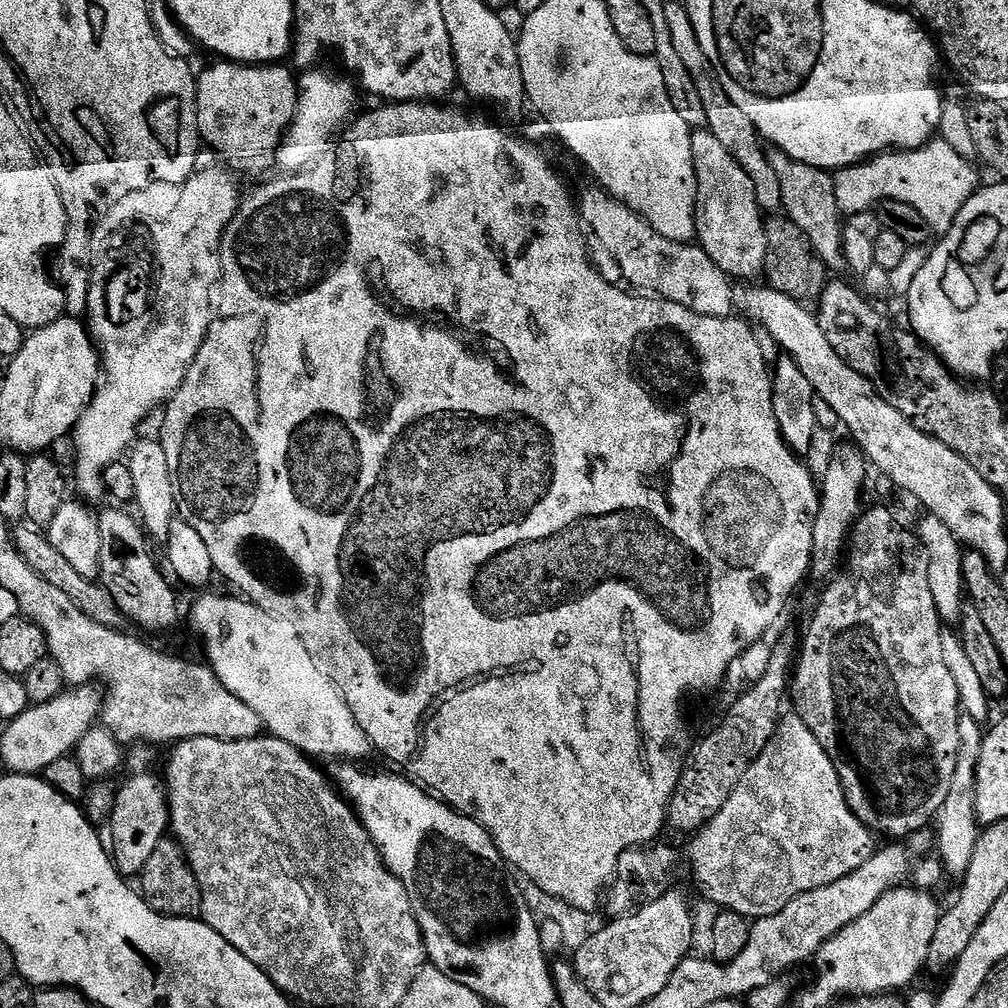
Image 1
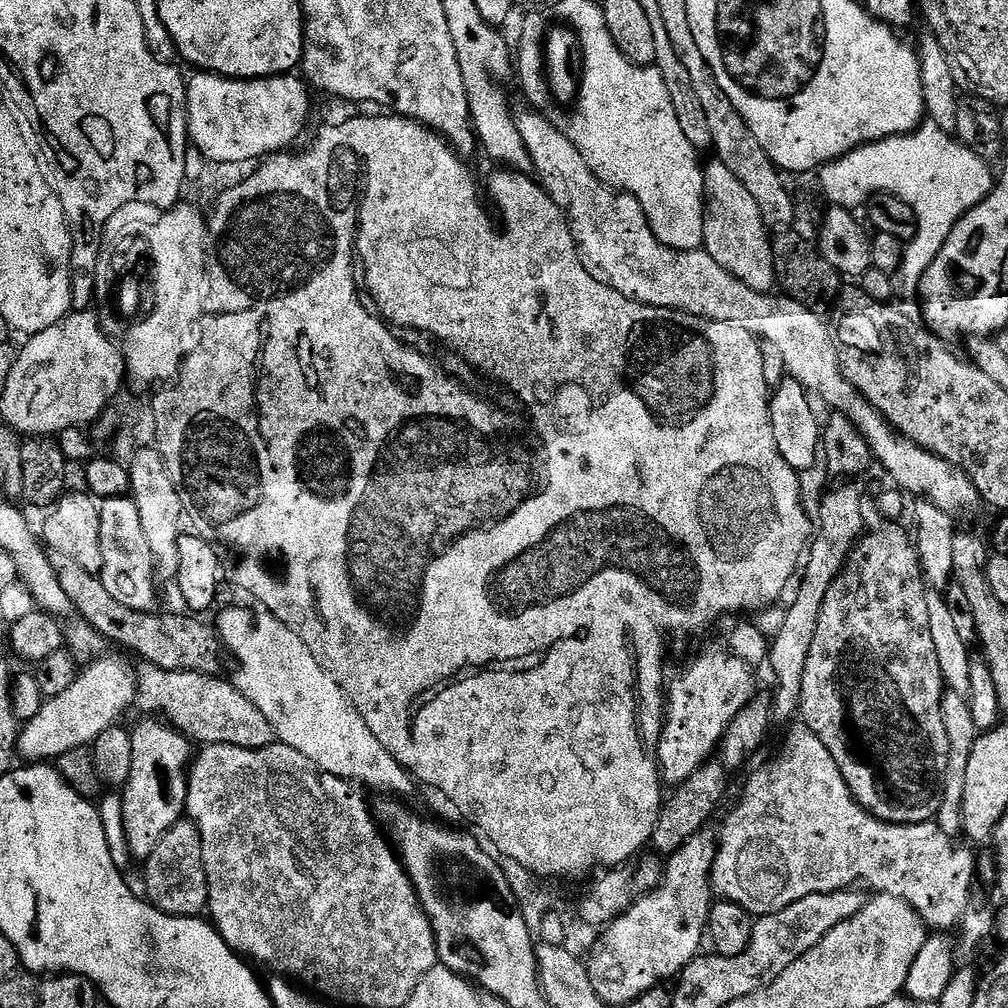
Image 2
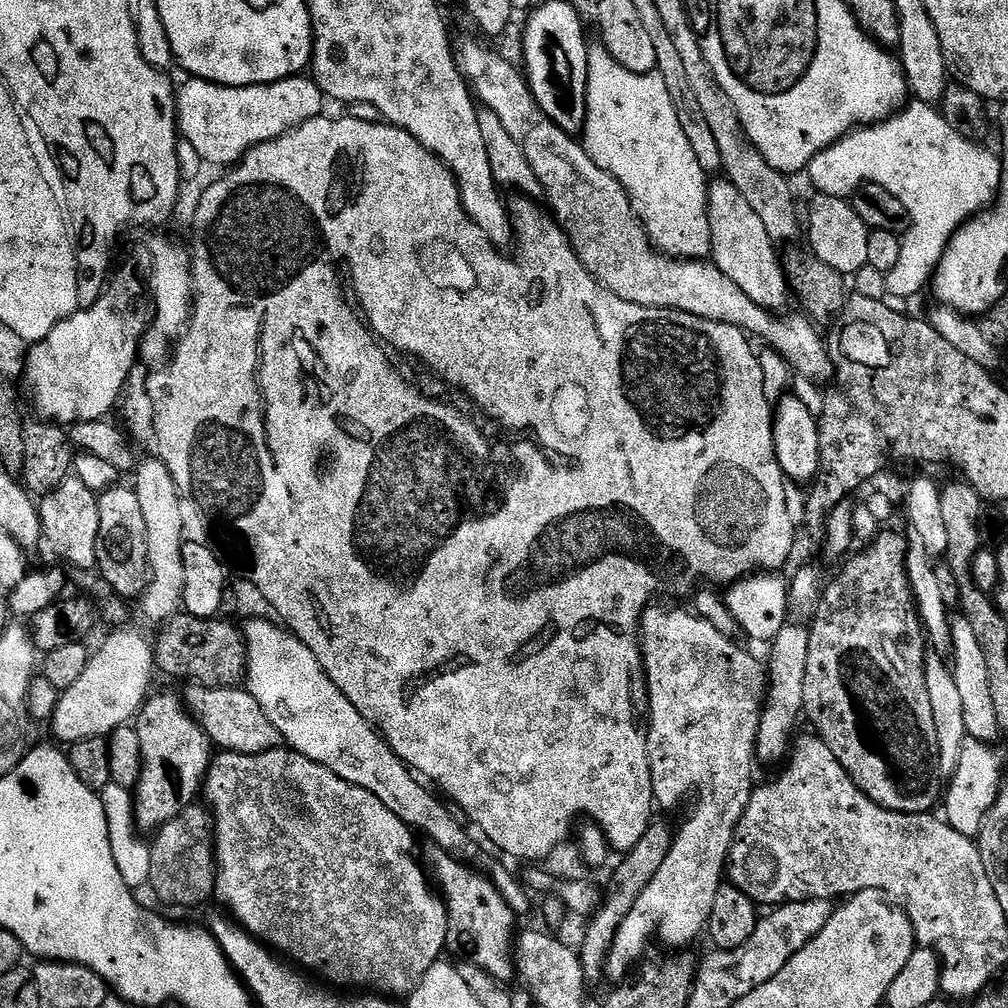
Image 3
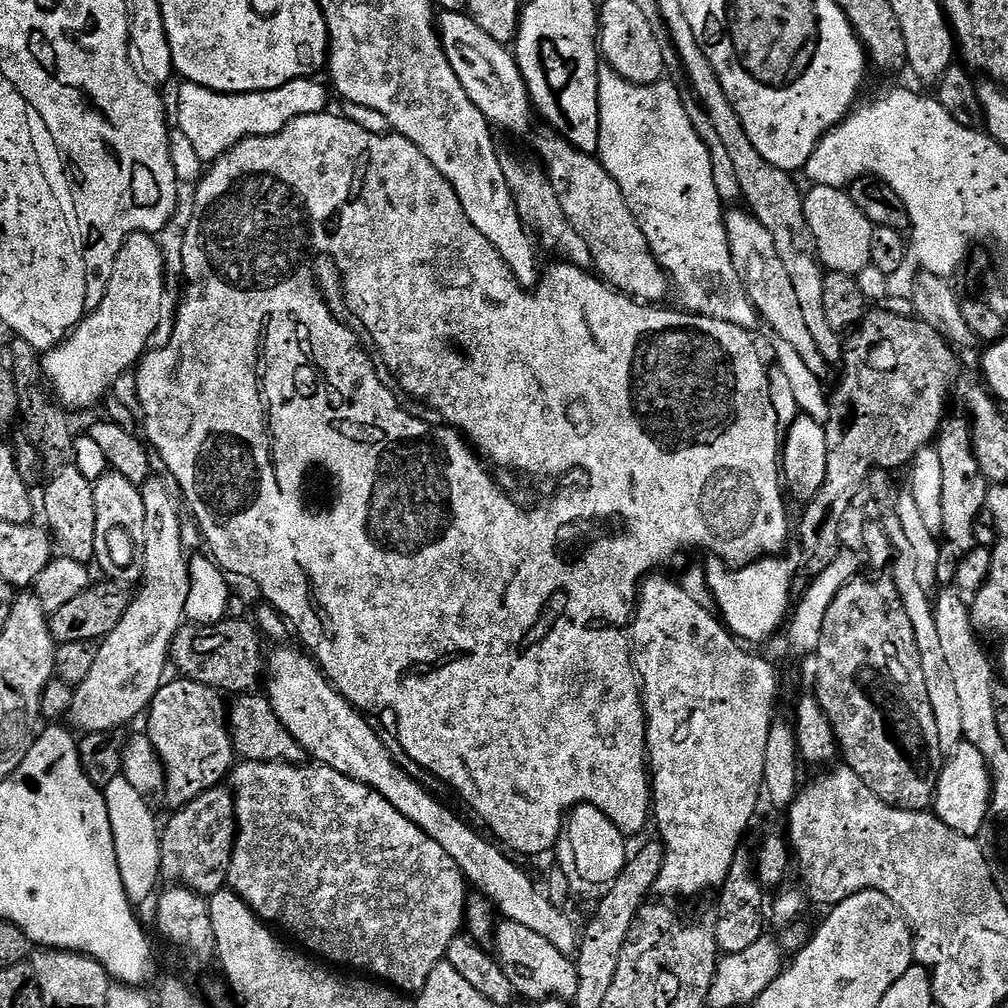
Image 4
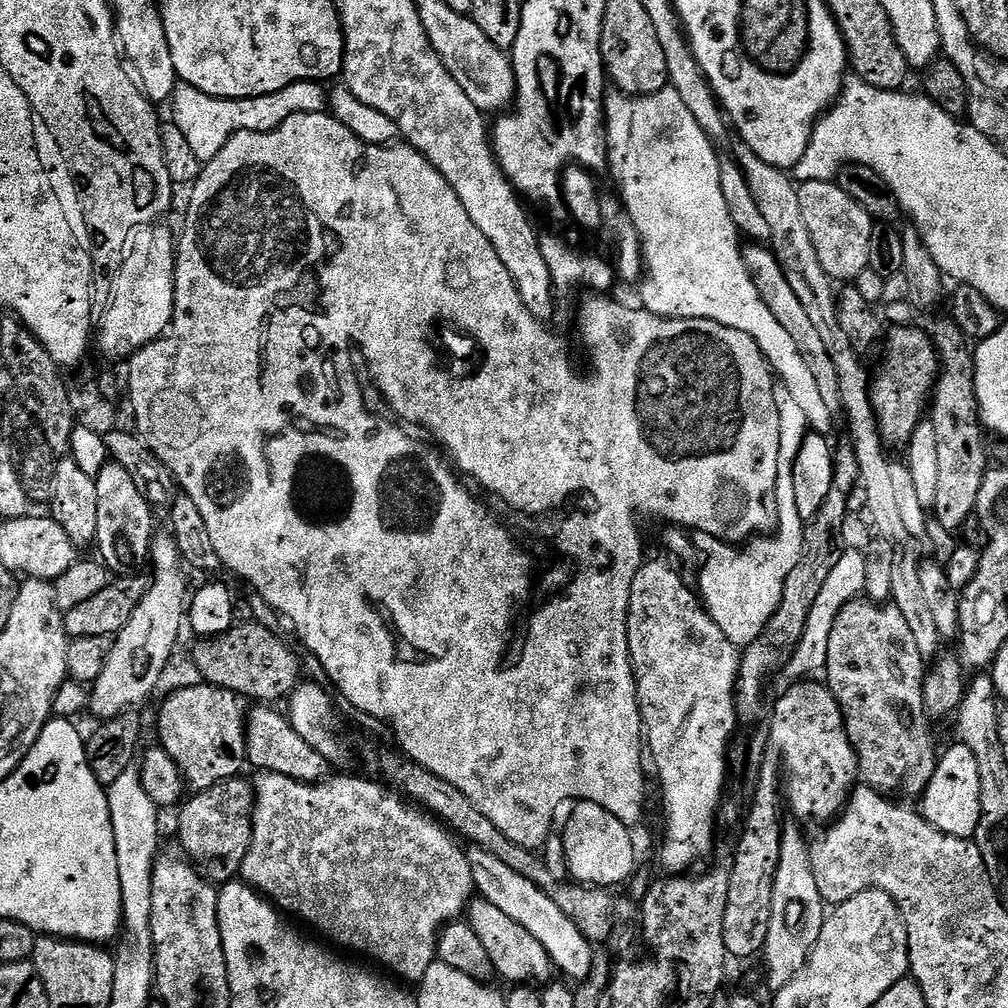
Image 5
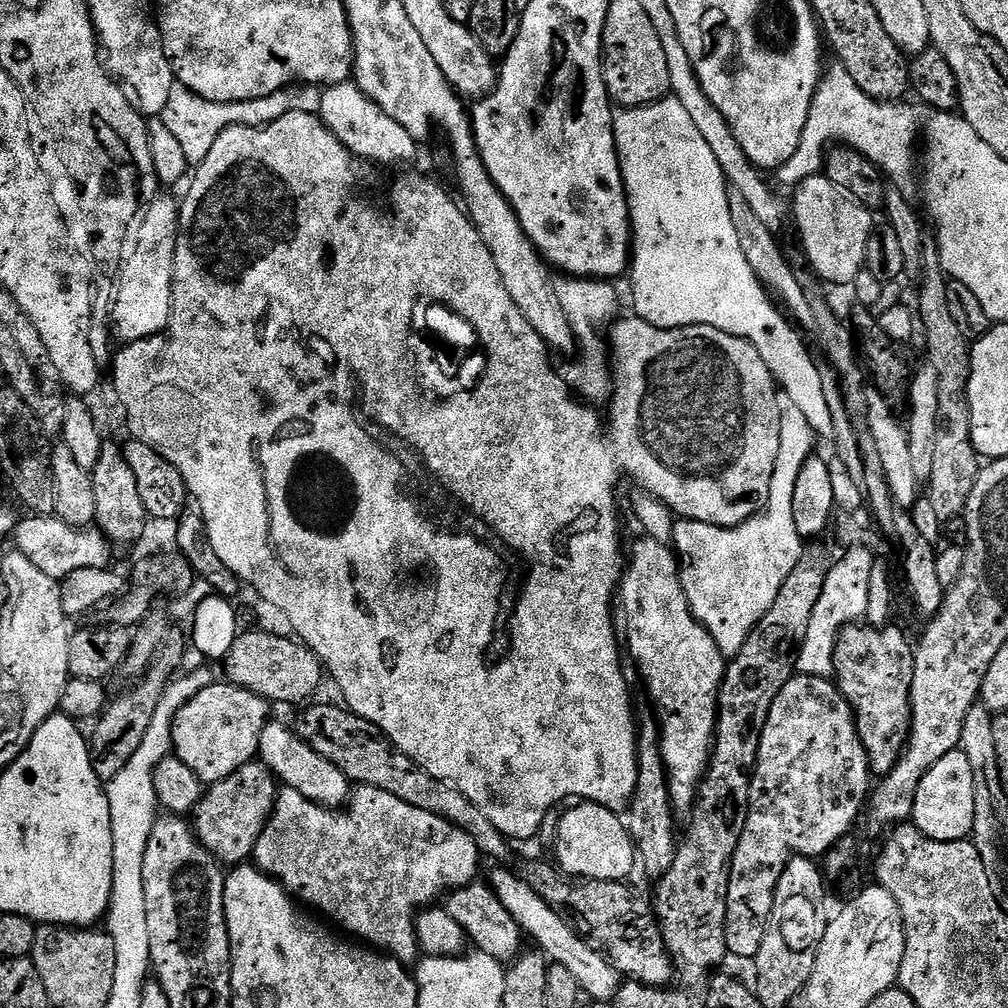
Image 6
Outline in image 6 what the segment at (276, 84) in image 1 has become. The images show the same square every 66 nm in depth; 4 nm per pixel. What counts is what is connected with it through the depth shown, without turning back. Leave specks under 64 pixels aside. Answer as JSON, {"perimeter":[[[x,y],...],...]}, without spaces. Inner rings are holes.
{"perimeter":[[[177,82],[170,90],[170,102],[166,102],[162,119],[174,137],[178,138],[189,165],[198,166],[206,158],[206,154],[210,154],[210,146],[214,146],[214,142],[218,142],[218,134],[222,134],[222,130],[226,130],[230,126],[241,124],[247,128],[262,128],[265,124],[273,124],[275,120],[286,114],[301,112],[311,116],[317,115],[321,106],[322,91],[319,87],[311,84],[289,86],[257,100],[223,104],[222,102],[210,102],[191,92],[186,85]]]}

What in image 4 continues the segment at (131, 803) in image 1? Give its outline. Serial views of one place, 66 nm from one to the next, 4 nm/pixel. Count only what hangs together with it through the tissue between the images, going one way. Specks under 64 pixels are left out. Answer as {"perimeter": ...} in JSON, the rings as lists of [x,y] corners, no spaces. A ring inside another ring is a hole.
{"perimeter":[[[175,679],[161,684],[146,713],[146,734],[164,763],[162,799],[172,810],[184,808],[198,794],[223,785],[238,760],[228,727],[225,697],[193,680]]]}

